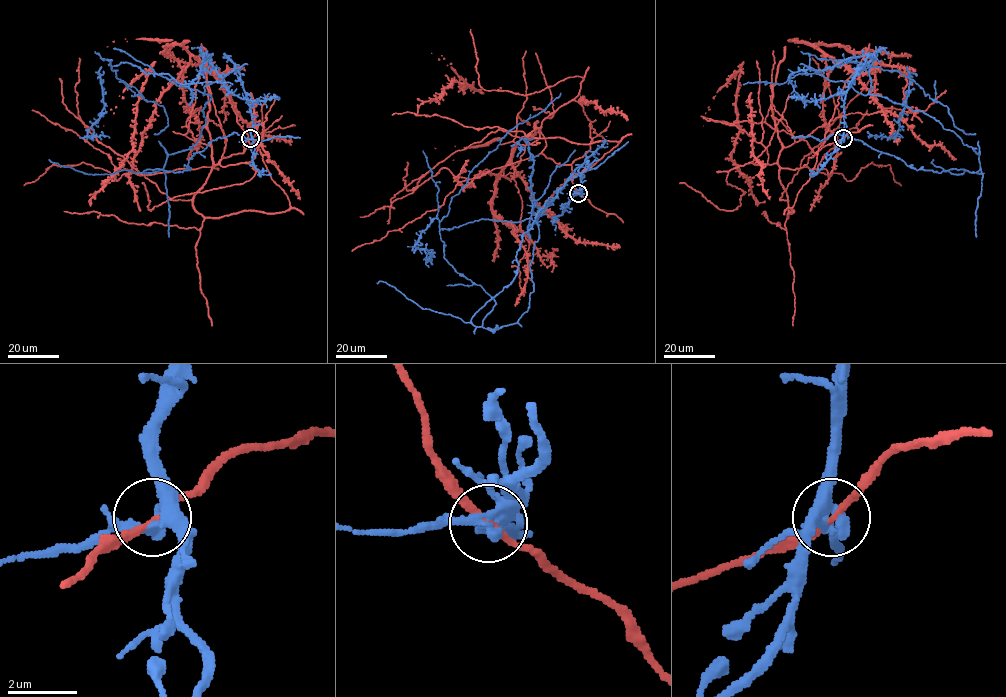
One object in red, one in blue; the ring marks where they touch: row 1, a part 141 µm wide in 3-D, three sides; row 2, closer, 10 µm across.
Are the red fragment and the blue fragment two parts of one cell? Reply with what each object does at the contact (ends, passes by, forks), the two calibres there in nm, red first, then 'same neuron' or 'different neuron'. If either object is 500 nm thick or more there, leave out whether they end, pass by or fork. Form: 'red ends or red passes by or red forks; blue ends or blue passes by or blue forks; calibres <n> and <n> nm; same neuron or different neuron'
red passes by; blue forks; calibres 170 and 320 nm; different neuron

